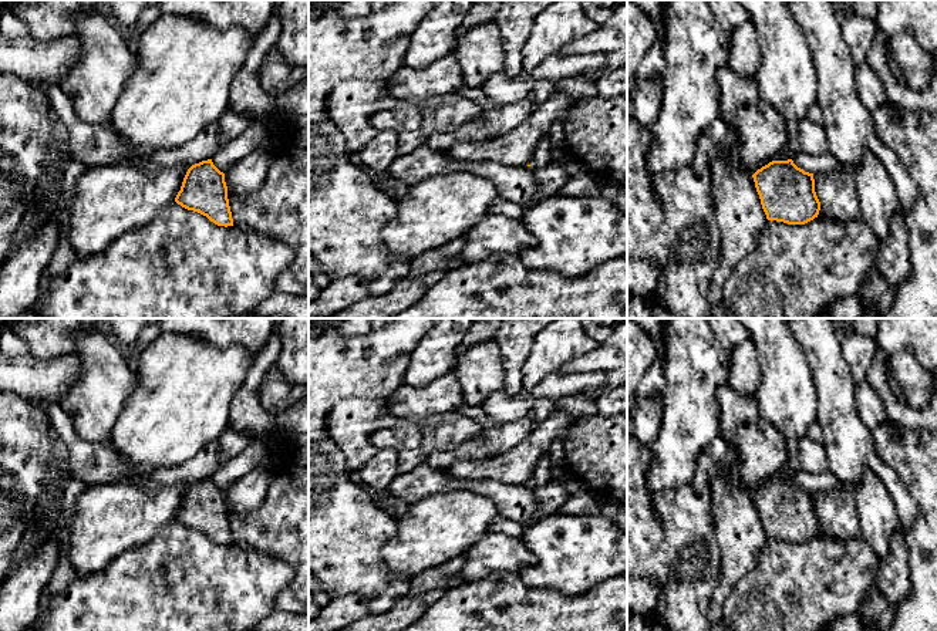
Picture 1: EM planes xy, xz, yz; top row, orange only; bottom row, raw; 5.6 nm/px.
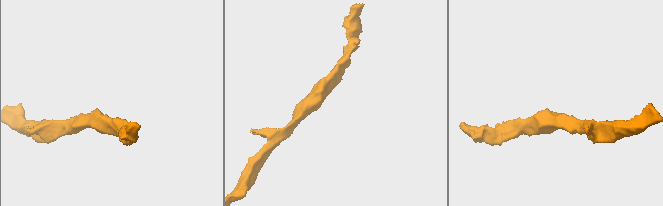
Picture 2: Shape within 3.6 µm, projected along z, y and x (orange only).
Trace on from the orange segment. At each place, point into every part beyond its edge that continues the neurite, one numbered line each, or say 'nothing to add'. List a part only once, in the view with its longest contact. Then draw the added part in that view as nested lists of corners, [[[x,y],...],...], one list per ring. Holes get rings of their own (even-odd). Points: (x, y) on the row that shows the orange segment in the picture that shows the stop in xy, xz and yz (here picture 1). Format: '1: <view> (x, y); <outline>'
nothing to add

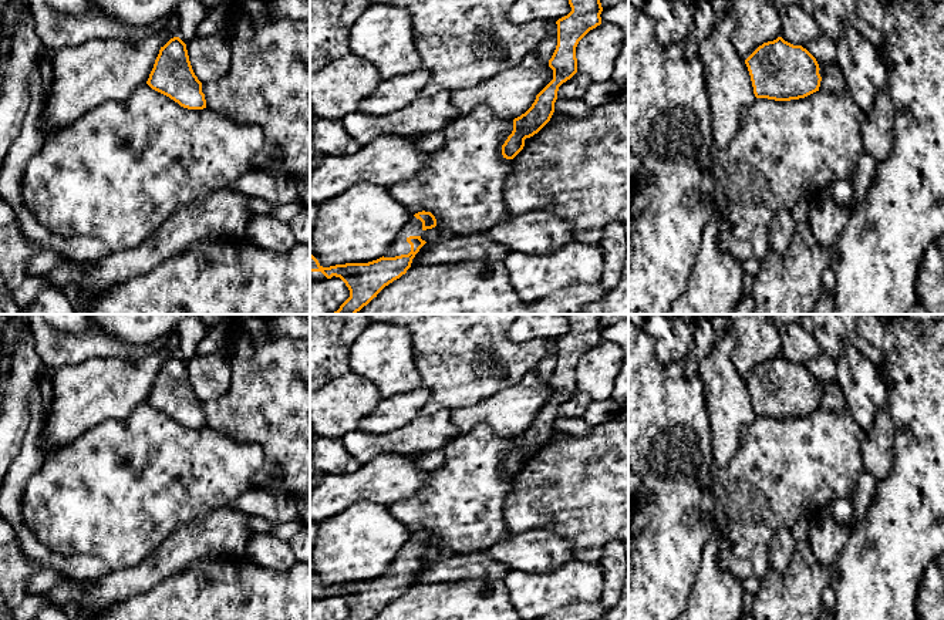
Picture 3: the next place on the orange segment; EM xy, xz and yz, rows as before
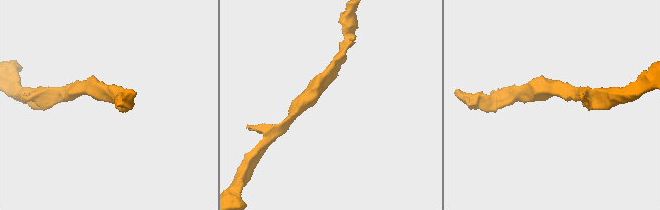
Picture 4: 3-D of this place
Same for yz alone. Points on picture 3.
nothing to add

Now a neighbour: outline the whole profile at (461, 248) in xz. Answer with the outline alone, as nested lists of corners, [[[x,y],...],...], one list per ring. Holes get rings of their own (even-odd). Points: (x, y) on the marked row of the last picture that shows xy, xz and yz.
[[[485,233],[454,235],[449,240],[432,245],[421,255],[417,264],[452,264],[473,260],[503,260],[509,249],[500,242],[492,240]]]

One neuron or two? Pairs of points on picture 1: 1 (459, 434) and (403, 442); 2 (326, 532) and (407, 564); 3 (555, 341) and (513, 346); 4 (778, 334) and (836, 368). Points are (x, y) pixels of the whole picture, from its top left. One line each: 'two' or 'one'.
1: one
2: two
3: two
4: two

